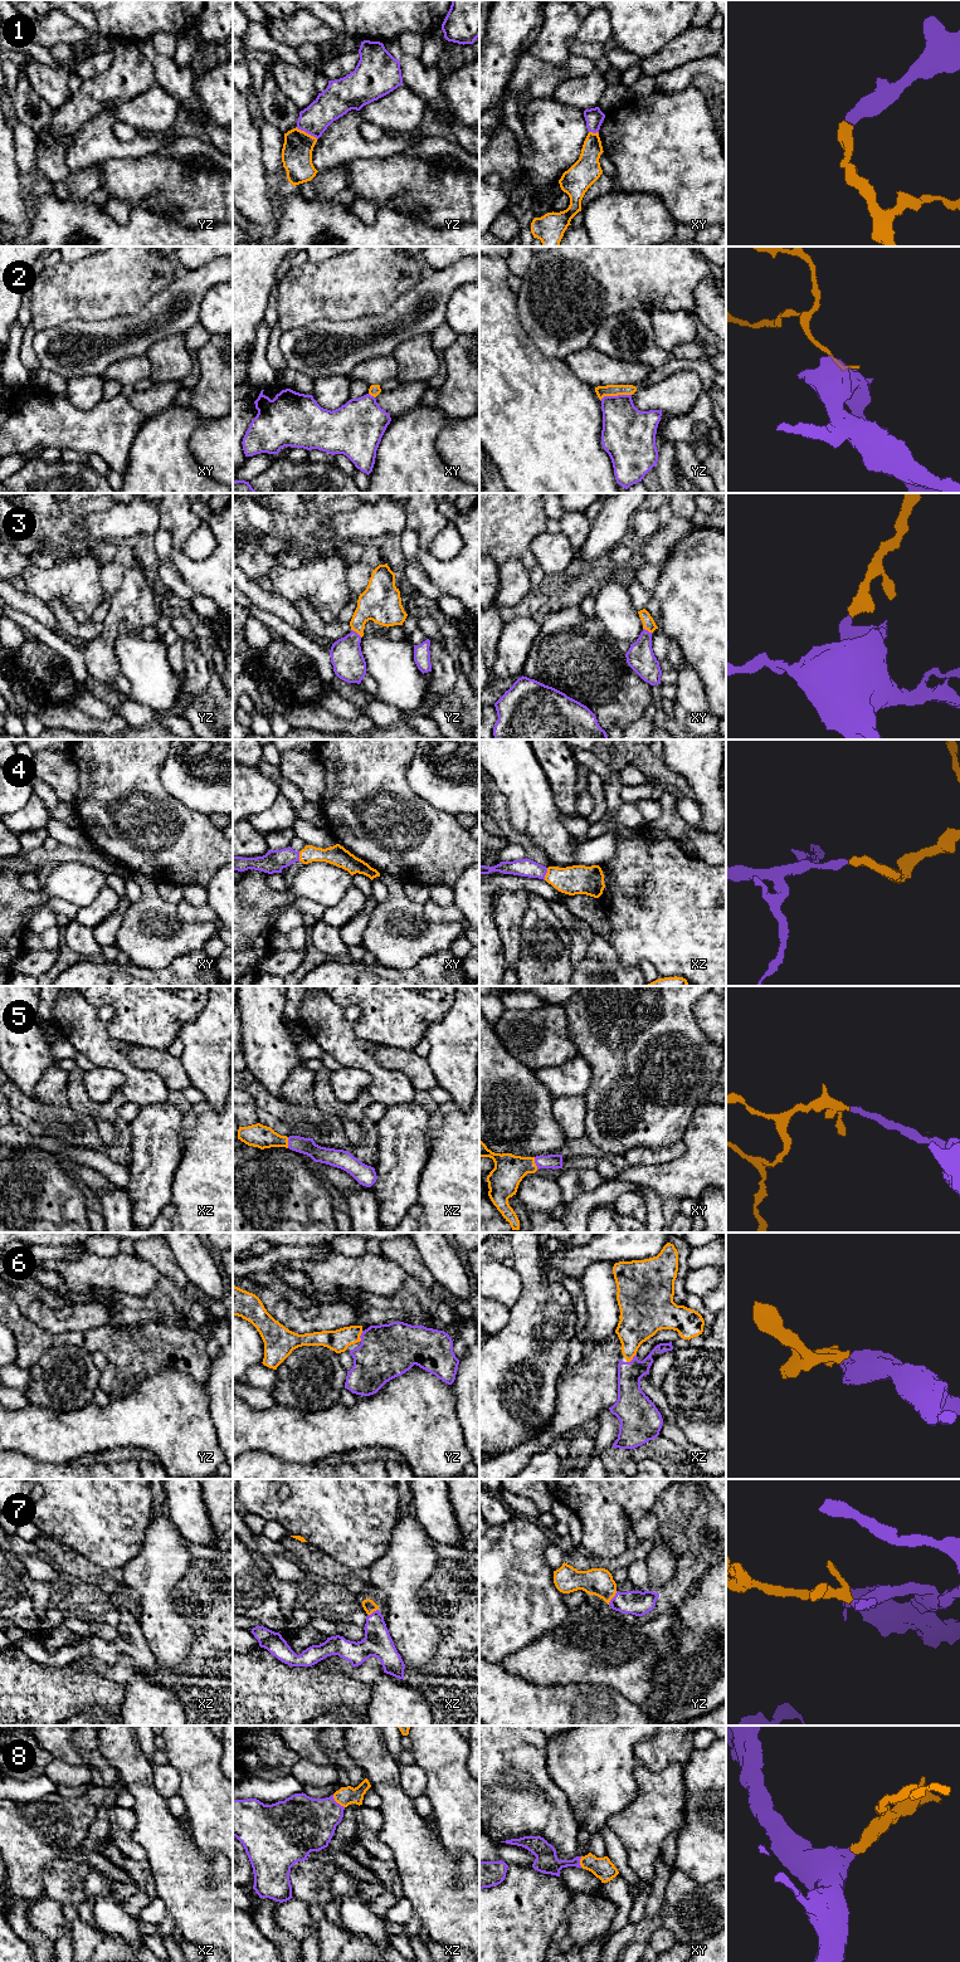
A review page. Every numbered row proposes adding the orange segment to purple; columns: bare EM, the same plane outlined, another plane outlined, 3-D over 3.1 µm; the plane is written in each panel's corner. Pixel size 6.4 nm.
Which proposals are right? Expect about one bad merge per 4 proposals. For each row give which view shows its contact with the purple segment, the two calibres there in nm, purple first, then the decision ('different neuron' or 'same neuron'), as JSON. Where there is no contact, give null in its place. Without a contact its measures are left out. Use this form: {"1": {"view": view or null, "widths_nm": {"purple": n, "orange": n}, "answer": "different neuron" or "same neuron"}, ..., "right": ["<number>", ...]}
{"1": {"view": "yz", "widths_nm": {"purple": 200, "orange": 190}, "answer": "same neuron"}, "2": {"view": "yz", "widths_nm": {"purple": 320, "orange": 80}, "answer": "different neuron"}, "3": {"view": "yz", "widths_nm": {"purple": 200, "orange": 260}, "answer": "same neuron"}, "4": {"view": "xz", "widths_nm": {"purple": 110, "orange": 190}, "answer": "same neuron"}, "5": {"view": "xy", "widths_nm": {"purple": 100, "orange": 200}, "answer": "same neuron"}, "6": {"view": "xz", "widths_nm": {"purple": 170, "orange": 260}, "answer": "same neuron"}, "7": {"view": "yz", "widths_nm": {"purple": 160, "orange": 180}, "answer": "same neuron"}, "8": {"view": "xz", "widths_nm": {"purple": 360, "orange": 120}, "answer": "same neuron"}, "right": ["1", "3", "4", "5", "6", "7", "8"]}

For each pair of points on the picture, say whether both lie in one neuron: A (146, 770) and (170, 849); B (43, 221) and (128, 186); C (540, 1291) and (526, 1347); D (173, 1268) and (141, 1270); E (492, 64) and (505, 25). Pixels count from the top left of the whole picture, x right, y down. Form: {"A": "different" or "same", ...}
{"A": "same", "B": "different", "C": "same", "D": "different", "E": "same"}

